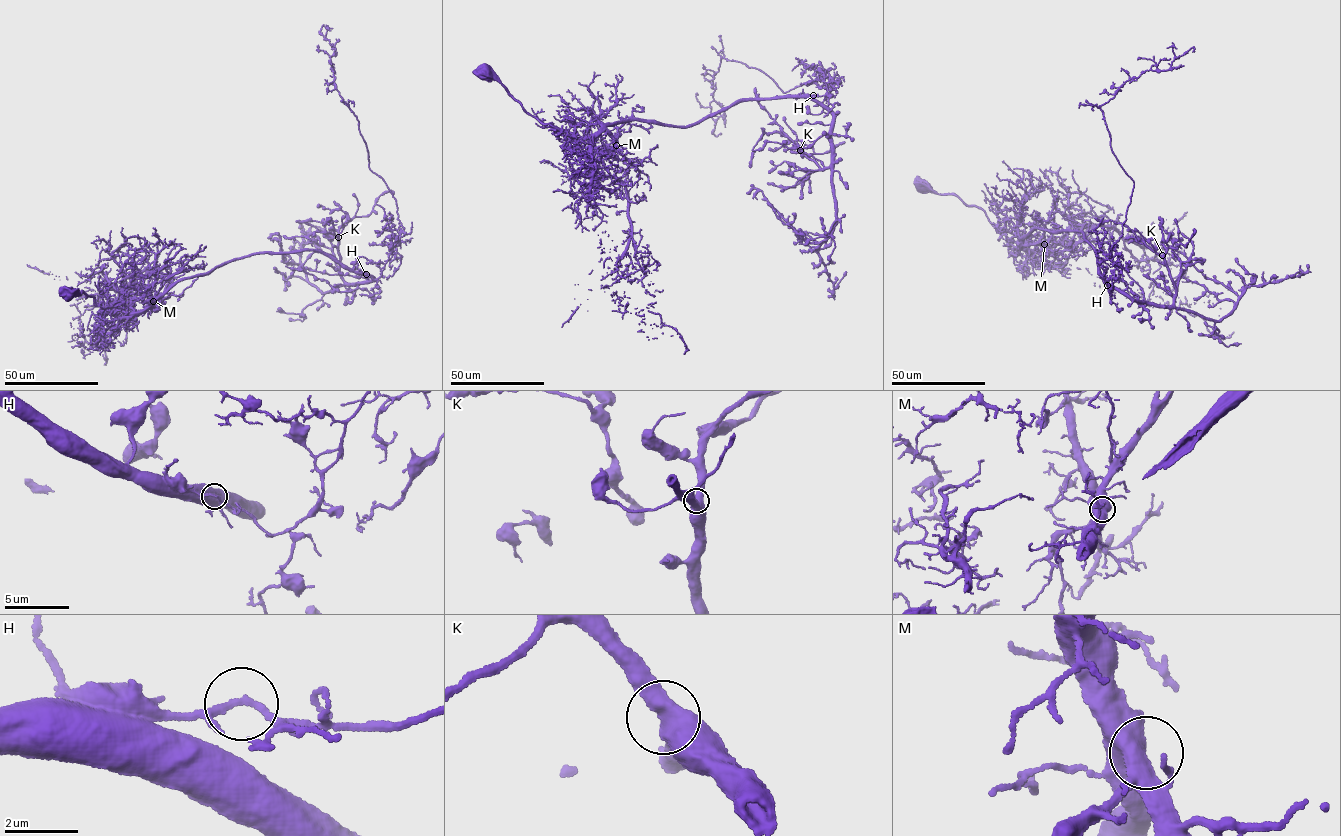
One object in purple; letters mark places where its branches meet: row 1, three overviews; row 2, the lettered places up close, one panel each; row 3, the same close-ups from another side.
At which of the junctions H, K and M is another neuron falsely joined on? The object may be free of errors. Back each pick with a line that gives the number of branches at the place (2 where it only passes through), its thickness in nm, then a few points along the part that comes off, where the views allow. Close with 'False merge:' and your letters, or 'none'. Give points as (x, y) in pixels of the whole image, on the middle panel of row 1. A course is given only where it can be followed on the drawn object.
H: 3 | 140 nm | (813, 95), (825, 94), (819, 70), (830, 69), (784, 93), (722, 58), (712, 80), (721, 134)
False merge: H

